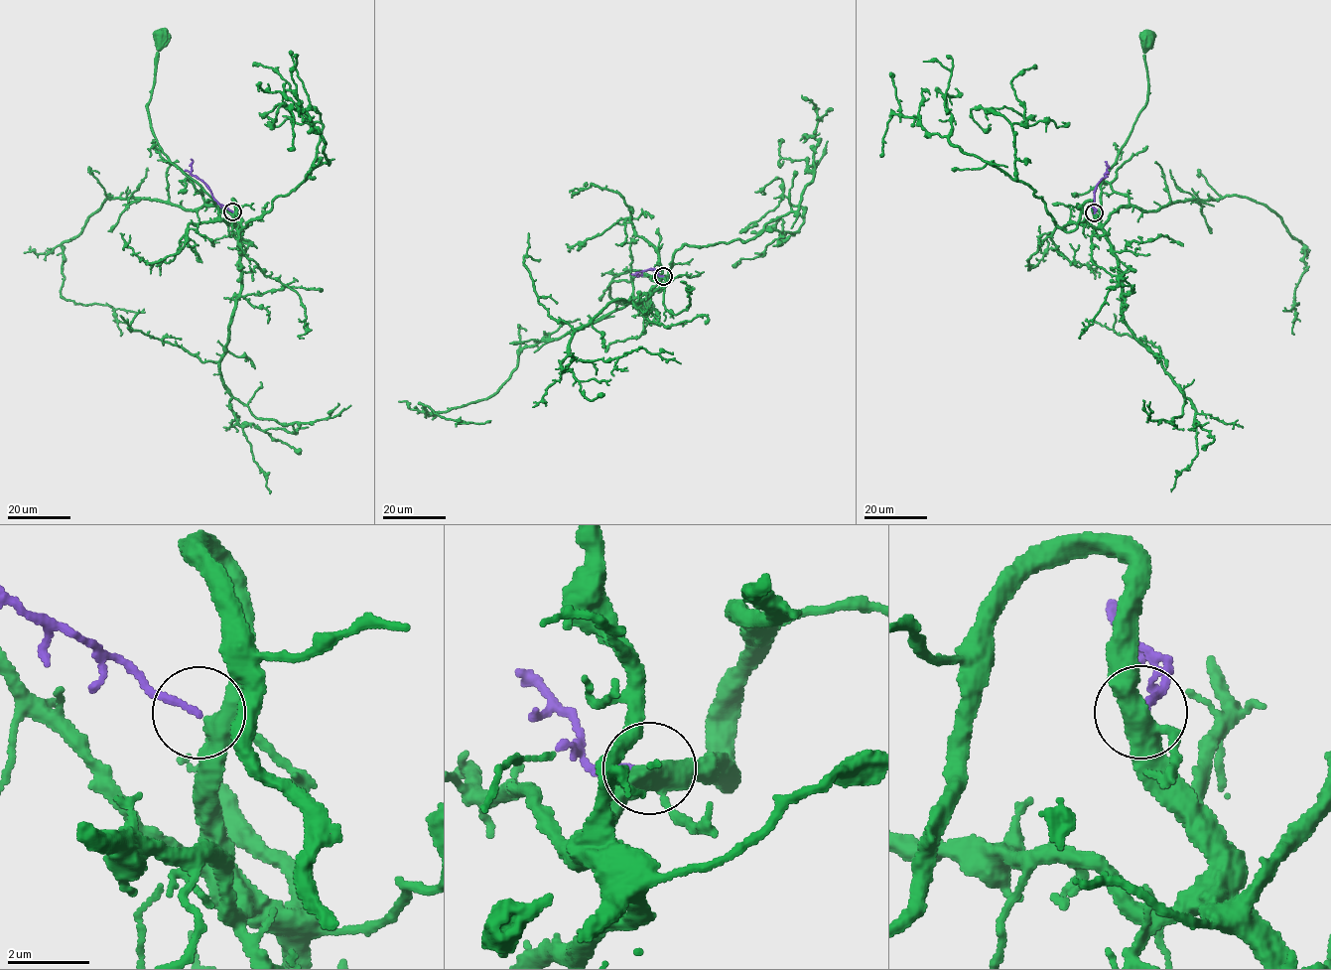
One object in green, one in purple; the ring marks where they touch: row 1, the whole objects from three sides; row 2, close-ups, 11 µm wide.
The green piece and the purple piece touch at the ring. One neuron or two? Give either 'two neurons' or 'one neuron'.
one neuron

